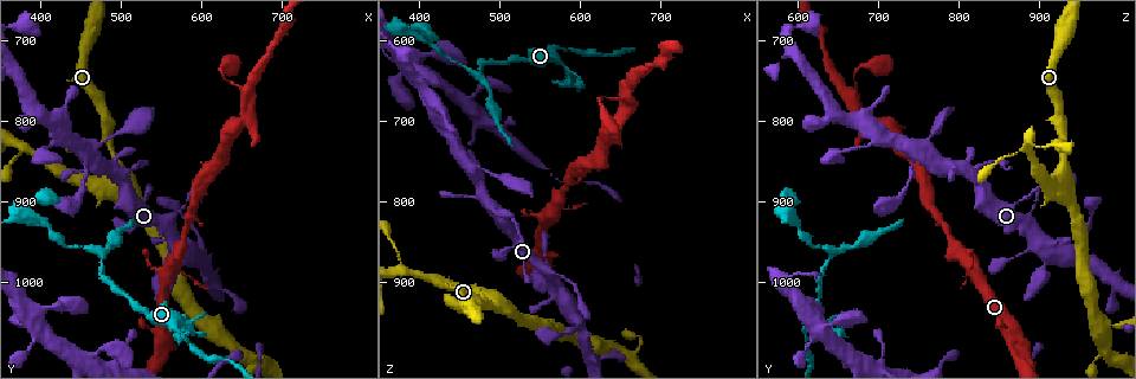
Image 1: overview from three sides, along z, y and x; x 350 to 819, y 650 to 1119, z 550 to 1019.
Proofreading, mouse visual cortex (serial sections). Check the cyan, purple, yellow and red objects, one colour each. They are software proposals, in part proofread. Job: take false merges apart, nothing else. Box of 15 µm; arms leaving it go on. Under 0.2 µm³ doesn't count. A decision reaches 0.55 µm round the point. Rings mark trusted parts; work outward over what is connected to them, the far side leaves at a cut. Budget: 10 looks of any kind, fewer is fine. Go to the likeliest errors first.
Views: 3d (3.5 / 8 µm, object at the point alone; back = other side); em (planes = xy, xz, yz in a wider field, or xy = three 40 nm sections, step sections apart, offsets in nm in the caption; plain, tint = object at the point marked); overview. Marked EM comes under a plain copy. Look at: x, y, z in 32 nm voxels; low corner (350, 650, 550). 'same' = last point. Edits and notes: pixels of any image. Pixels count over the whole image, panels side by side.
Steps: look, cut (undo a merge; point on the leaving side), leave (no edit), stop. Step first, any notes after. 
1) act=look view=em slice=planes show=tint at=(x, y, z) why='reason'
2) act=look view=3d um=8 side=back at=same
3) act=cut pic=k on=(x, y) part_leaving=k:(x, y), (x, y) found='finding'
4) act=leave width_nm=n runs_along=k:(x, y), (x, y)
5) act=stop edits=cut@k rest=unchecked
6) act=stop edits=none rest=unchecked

act=look view=3d um=3.5 at=(480, 965, 640)

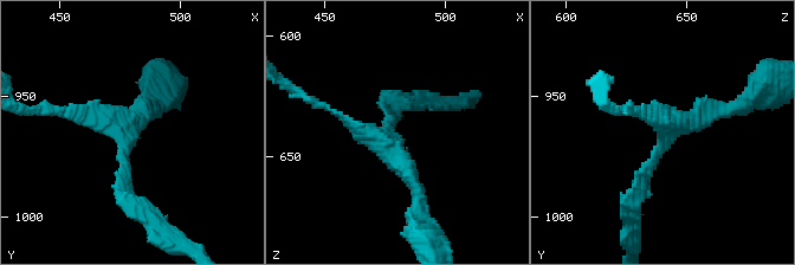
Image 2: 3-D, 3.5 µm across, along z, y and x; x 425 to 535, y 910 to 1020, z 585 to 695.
act=look view=em slice=xy step=1 show=tint at=(474, 968, 639) arms=3 arm_widths_nm=150,150,250

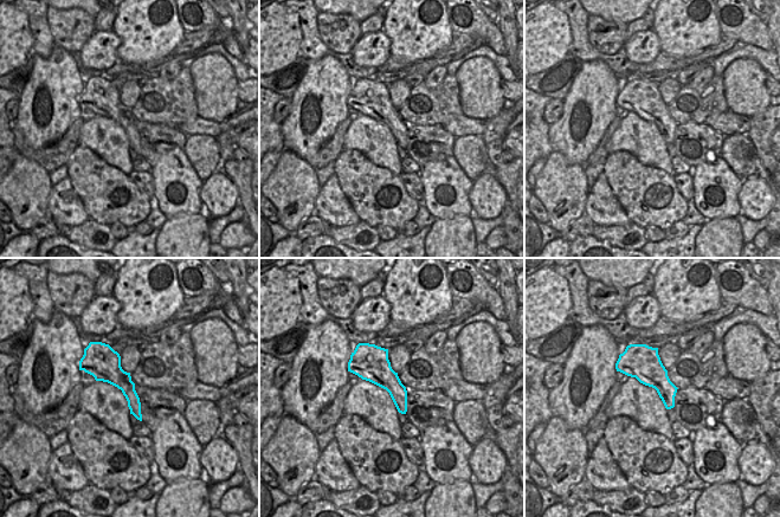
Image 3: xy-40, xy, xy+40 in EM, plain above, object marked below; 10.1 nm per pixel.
act=leave found='continuous, no second cell'

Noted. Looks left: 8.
act=look view=3d um=3.5 at=(585, 1075, 610) why='a narrow waist'

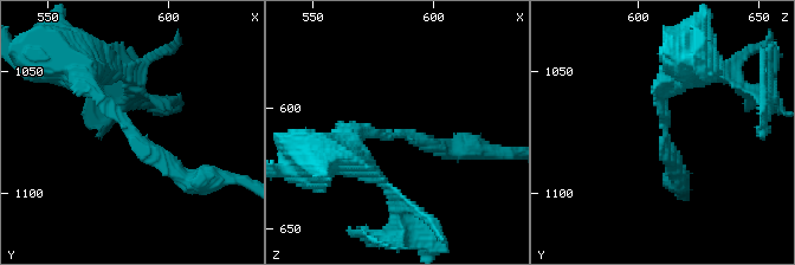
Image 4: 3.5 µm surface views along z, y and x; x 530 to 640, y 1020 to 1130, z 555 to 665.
act=look view=em slice=xy step=5 show=tint at=(584, 1075, 611) arm_widths_nm=250,250

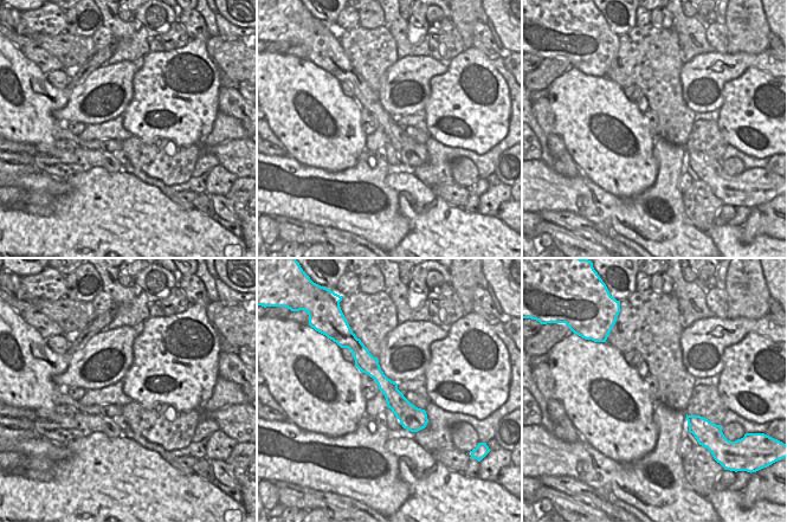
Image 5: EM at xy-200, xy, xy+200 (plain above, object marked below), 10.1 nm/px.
act=leave runs_along=5:(360, 349), (393, 397), (421, 425) found='one cell here'

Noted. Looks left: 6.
act=look view=3d um=3.5 at=(495, 860, 925)

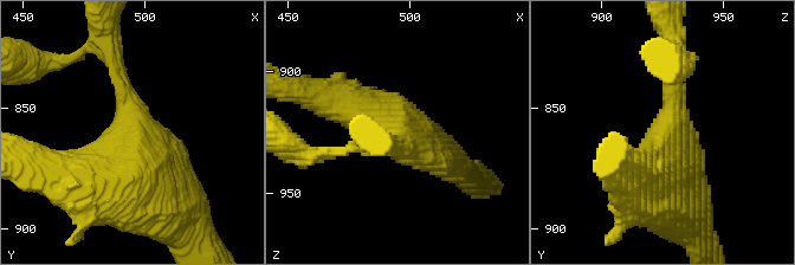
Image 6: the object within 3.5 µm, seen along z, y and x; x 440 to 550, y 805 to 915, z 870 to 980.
act=look view=em slice=xy step=5 show=tint at=(496, 863, 927) why='shape alone is not enough'

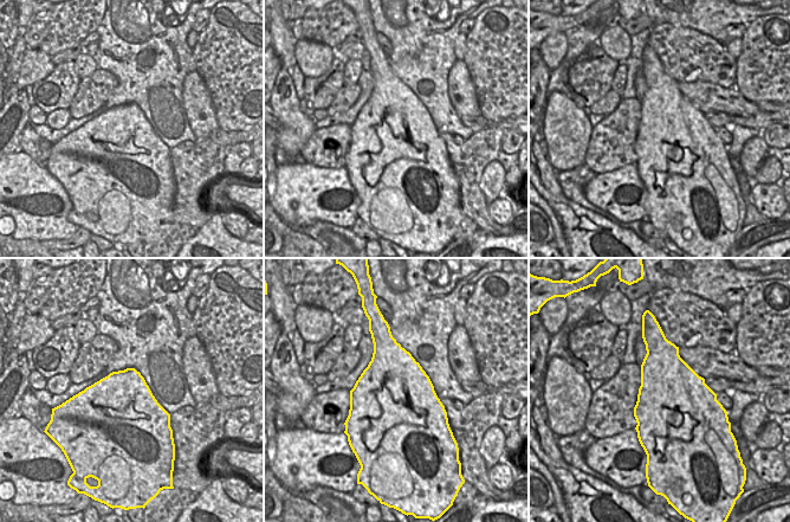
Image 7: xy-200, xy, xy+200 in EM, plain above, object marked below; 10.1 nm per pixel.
act=leave width_nm=950 runs_along=6:(124, 86), (139, 174), (179, 225) found='one cell here'

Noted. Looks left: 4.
act=look view=3d um=3.5 at=(380, 835, 885) why='three arms meet'

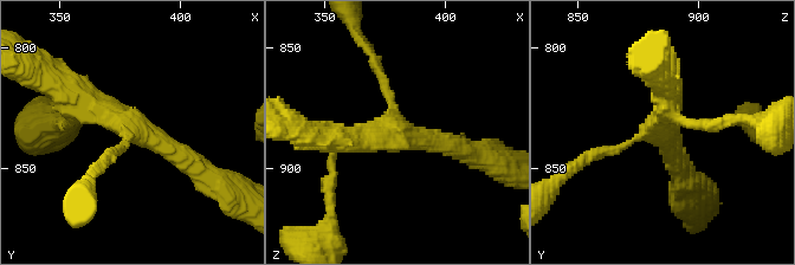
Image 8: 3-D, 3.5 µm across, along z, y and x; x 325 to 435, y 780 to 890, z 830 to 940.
act=look view=em slice=xy step=5 show=tint at=(383, 833, 885) why='shape alone is not enough'

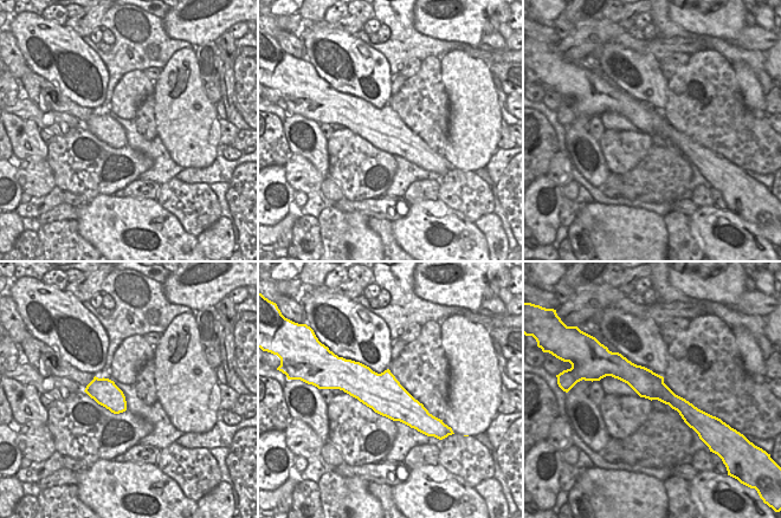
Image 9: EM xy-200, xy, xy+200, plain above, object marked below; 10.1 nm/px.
act=leave width_nm=400 runs_along=9:(341, 382), (434, 420) found='continuous, no second cell'

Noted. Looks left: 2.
act=stop edits=none rest=unchecked

